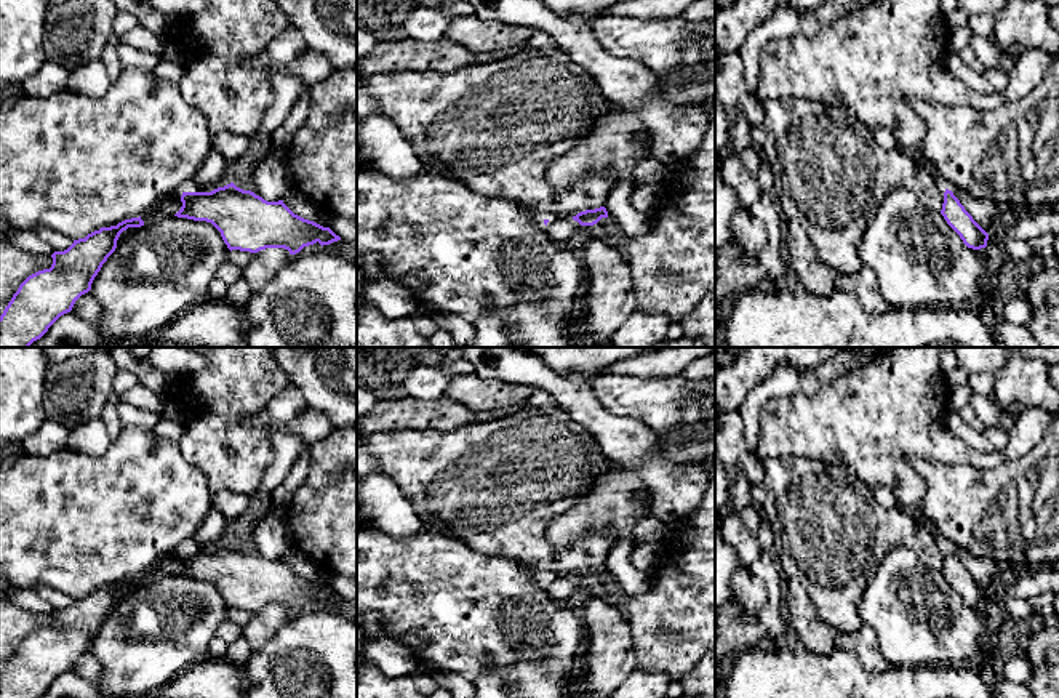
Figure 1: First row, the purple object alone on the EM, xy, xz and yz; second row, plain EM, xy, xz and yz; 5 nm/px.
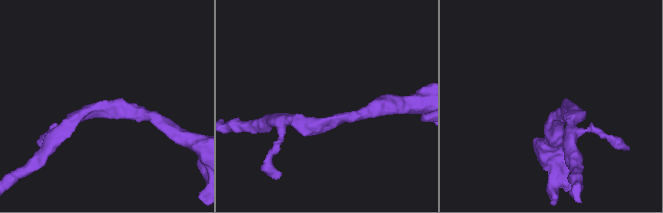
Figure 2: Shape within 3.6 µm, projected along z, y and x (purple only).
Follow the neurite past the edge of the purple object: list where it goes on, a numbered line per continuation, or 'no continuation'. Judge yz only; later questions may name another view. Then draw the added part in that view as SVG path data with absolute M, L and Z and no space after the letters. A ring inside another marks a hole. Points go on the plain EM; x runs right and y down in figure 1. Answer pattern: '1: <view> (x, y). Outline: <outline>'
no continuation

